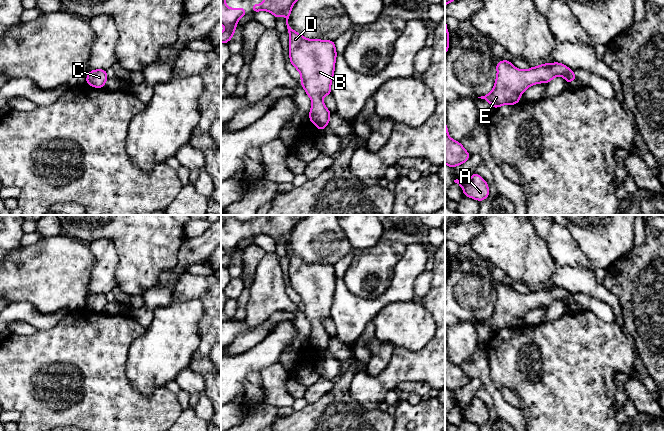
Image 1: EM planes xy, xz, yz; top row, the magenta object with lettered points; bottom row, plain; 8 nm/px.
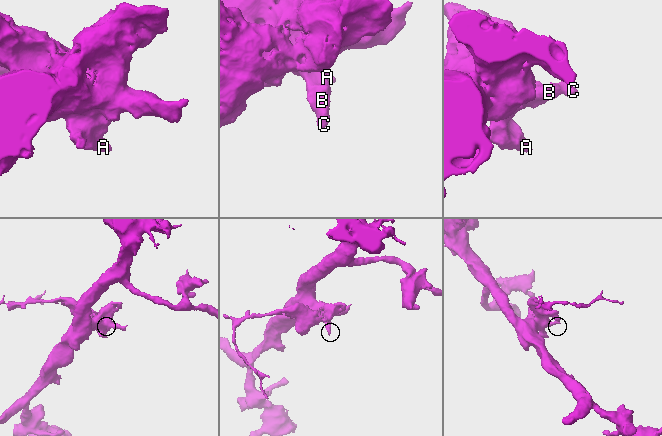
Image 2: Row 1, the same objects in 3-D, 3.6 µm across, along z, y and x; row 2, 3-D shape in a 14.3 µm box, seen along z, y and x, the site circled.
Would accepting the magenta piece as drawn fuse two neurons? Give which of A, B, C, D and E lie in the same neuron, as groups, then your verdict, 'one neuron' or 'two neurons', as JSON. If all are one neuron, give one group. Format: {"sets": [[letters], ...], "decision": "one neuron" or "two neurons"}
{"sets": [["A", "B", "C", "D", "E"]], "decision": "one neuron"}

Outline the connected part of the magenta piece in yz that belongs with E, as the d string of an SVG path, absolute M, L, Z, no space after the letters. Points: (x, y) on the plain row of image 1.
M502 284L496 288L497 301L493 314L478 321L487 324L494 333L501 329L513 329L520 326L521 318L530 310L537 307L547 308L554 301L562 300L567 309L577 303L573 294L562 287L541 288L528 294L514 291L510 285Z

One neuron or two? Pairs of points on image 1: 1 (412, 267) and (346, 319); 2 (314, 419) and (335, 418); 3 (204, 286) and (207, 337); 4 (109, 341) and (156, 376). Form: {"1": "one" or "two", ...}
{"1": "one", "2": "one", "3": "one", "4": "two"}

